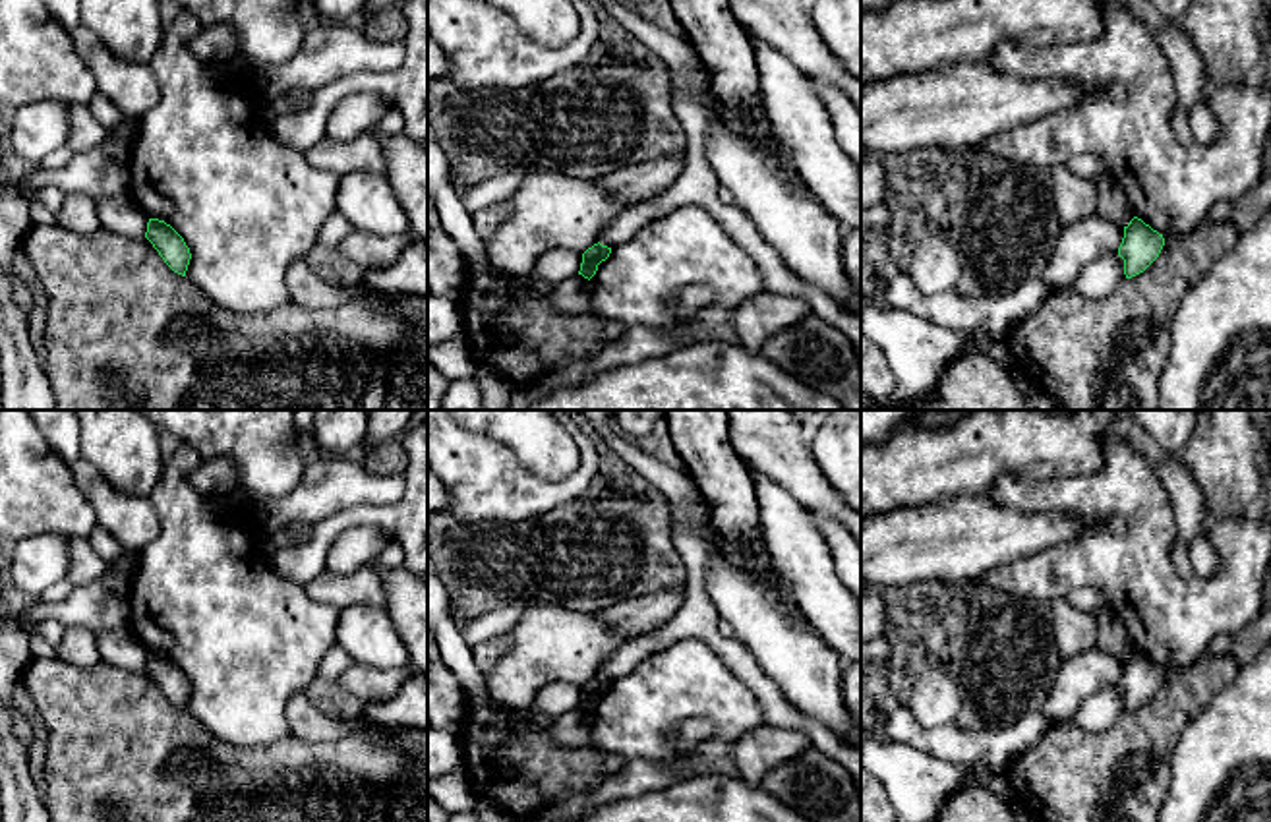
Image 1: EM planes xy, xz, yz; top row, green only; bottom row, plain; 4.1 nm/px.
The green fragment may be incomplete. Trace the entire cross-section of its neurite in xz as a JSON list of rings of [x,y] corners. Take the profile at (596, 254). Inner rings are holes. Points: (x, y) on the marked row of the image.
[[[600,242],[594,244],[592,248],[588,248],[584,253],[582,253],[582,263],[580,263],[580,271],[578,275],[582,275],[584,279],[592,279],[598,271],[598,265],[602,261],[606,261],[611,253],[611,248],[607,246],[602,246]]]

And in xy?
[[[149,219],[145,238],[174,273],[186,277],[192,253],[184,238],[170,224]]]

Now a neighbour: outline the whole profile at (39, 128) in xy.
[[[37,101],[14,110],[10,141],[31,162],[62,149],[70,135],[70,106],[64,101]]]

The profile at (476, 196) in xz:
[[[501,172],[493,178],[458,188],[458,197],[462,205],[474,215],[489,205],[511,199],[522,176],[522,172]]]

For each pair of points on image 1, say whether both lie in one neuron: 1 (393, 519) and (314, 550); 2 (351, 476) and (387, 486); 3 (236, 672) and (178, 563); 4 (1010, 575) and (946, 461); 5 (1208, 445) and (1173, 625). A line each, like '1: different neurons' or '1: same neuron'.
1: same neuron
2: same neuron
3: same neuron
4: different neurons
5: different neurons

